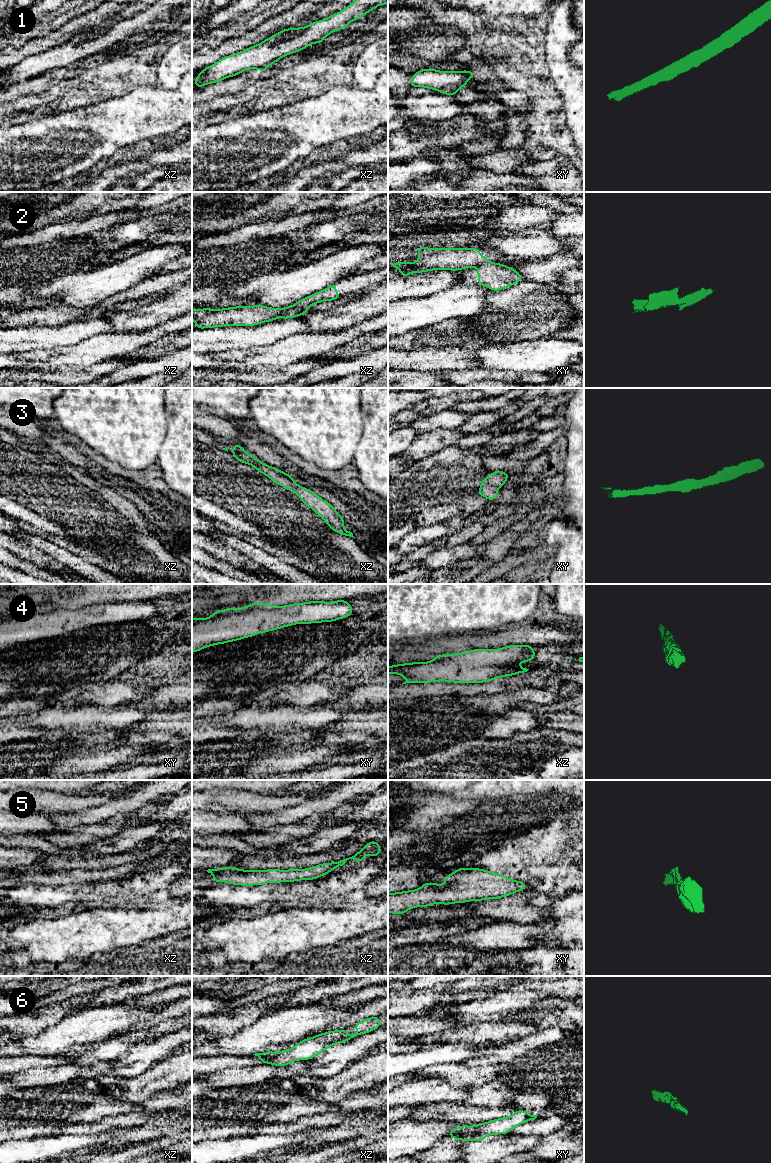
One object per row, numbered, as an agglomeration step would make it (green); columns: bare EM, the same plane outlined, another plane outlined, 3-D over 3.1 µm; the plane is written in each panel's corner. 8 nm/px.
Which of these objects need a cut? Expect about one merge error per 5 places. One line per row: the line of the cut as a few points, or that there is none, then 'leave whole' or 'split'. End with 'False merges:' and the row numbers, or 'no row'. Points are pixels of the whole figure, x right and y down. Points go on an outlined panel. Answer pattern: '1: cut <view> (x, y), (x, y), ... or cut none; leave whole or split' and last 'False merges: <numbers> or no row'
1: cut none; leave whole
2: cut xy (487, 261), (476, 266); split
3: cut none; leave whole
4: cut none; leave whole
5: cut none; leave whole
6: cut none; leave whole
False merges: 2

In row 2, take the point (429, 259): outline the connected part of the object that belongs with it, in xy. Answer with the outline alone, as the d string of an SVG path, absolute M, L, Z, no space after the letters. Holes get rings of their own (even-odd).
M419 246L417 262L389 262L388 266L398 268L399 275L406 277L414 272L458 271L477 267L487 262L488 257L480 255L480 248L427 248Z

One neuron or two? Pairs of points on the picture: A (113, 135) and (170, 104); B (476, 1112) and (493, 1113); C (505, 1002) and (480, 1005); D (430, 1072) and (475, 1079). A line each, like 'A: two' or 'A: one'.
A: one
B: one
C: one
D: one

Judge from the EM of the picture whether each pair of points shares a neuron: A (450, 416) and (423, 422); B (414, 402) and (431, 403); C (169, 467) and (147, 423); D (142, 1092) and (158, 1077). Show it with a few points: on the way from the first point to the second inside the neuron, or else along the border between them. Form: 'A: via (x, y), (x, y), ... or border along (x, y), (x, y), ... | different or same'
A: via (443, 420), (430, 422) | same
B: border along (429, 398), (425, 399), (417, 408) | different
C: border along (167, 426), (156, 463) | different
D: via (146, 1088), (154, 1080) | same

